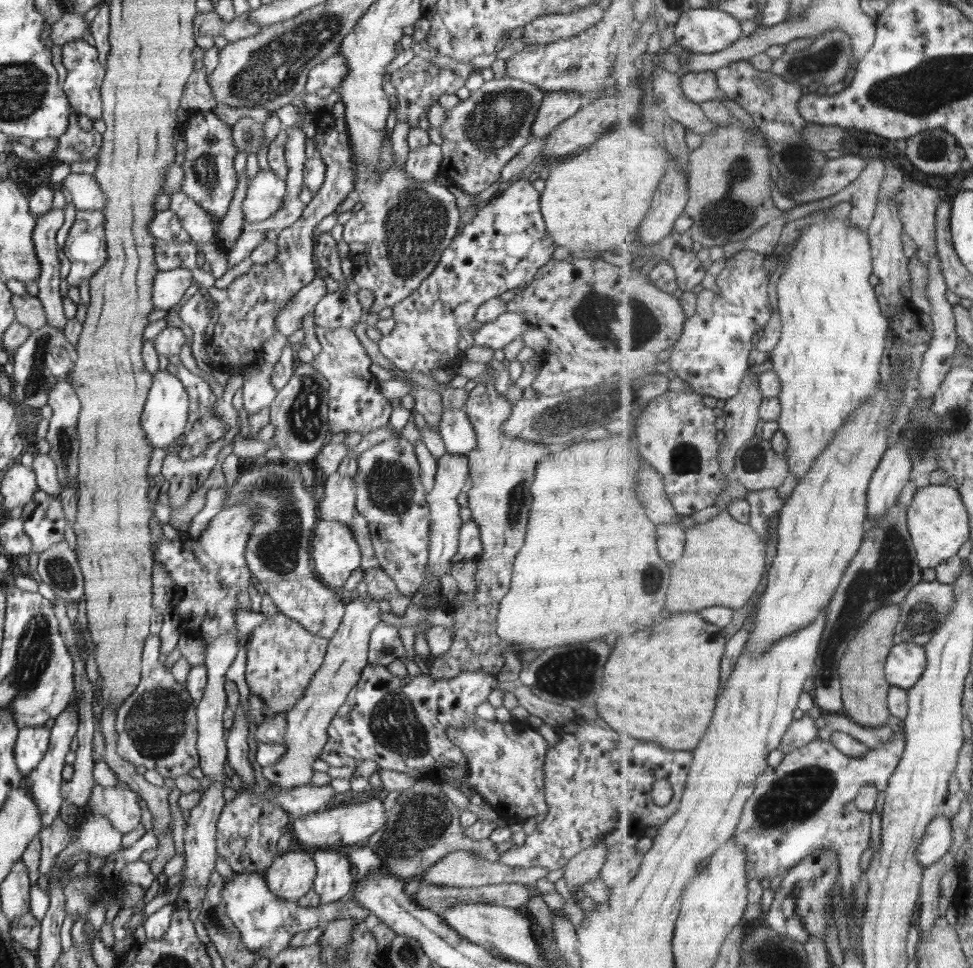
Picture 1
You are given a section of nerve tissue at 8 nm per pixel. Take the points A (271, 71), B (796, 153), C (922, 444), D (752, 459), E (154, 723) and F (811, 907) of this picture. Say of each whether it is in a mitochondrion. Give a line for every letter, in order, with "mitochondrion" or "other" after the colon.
A: mitochondrion
B: mitochondrion
C: mitochondrion
D: mitochondrion
E: mitochondrion
F: mitochondrion

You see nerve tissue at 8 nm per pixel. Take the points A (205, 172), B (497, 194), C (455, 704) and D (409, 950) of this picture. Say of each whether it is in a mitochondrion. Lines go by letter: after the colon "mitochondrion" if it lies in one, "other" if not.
A: mitochondrion
B: other
C: other
D: other

